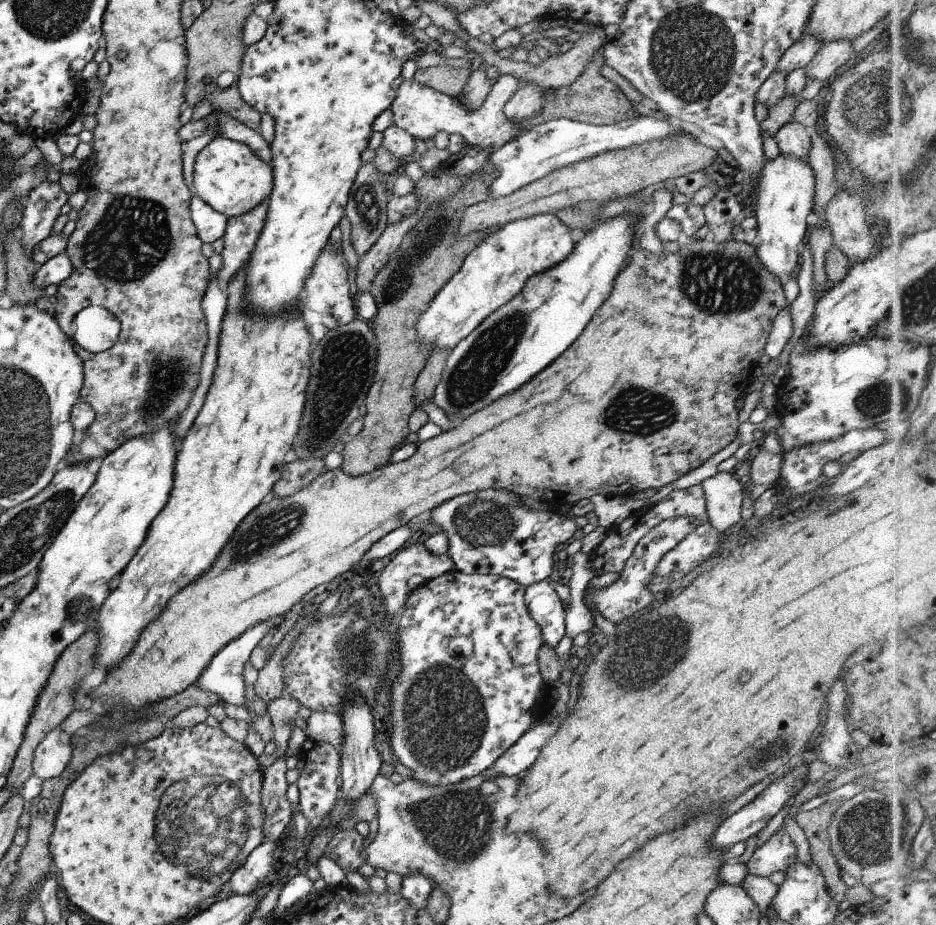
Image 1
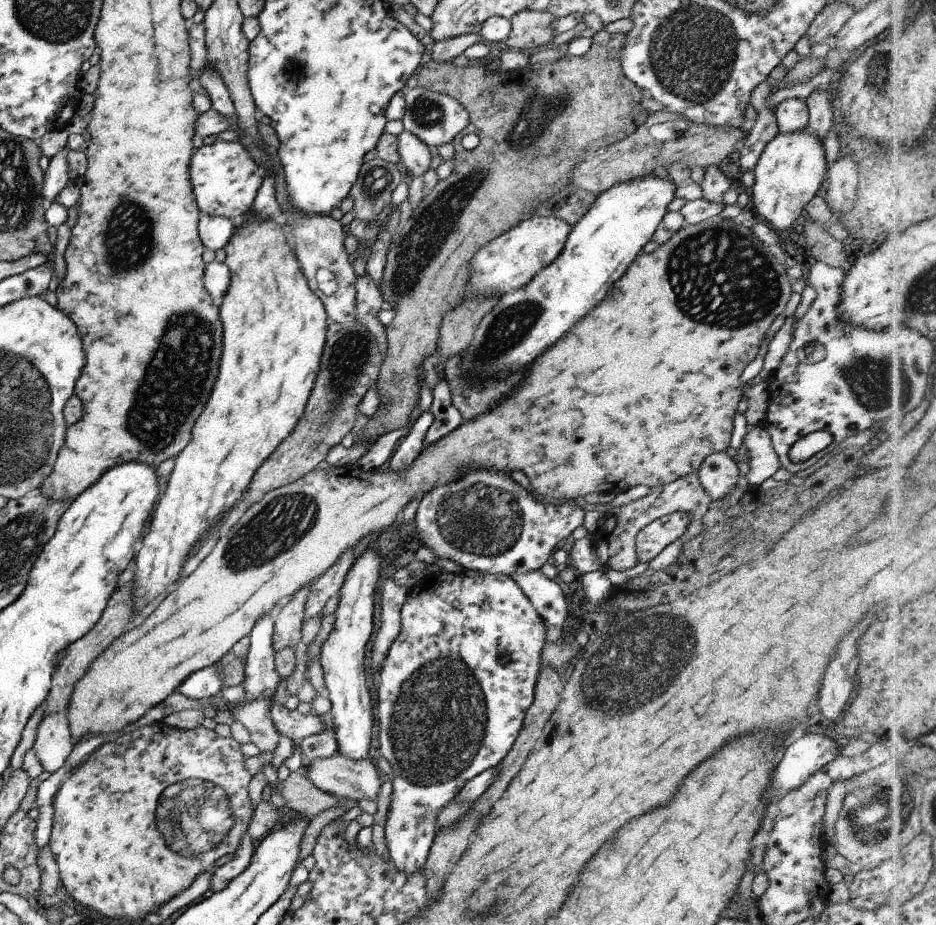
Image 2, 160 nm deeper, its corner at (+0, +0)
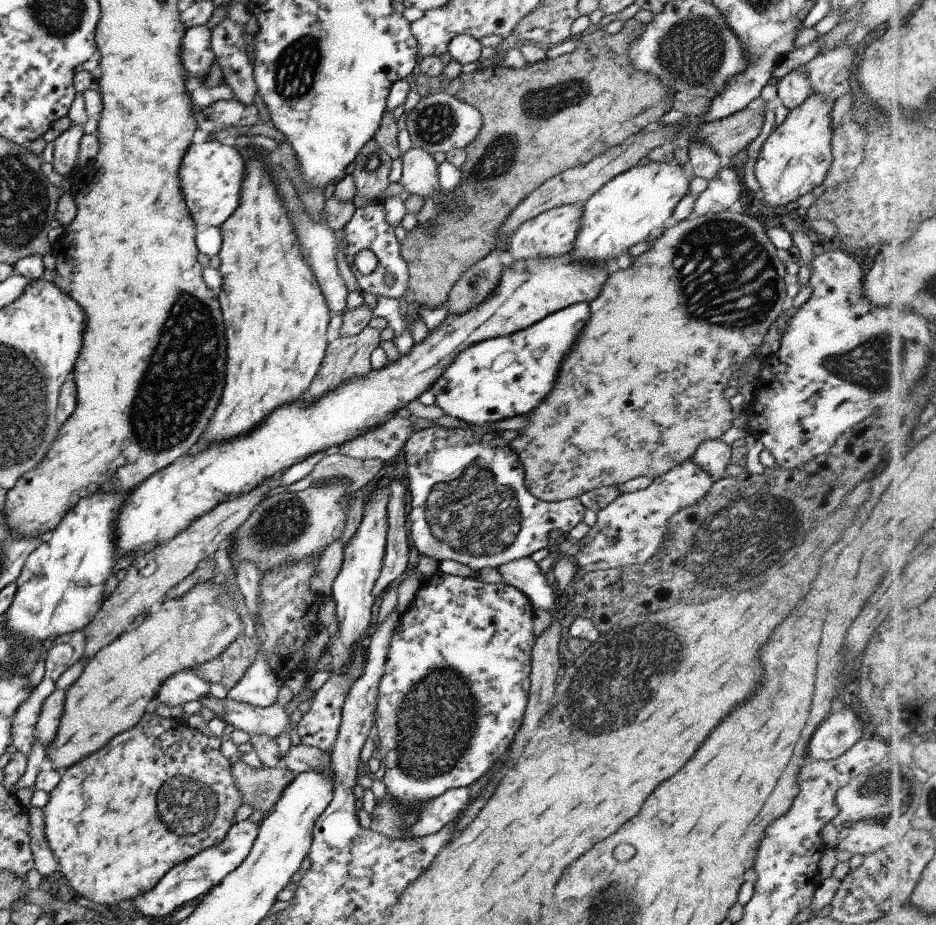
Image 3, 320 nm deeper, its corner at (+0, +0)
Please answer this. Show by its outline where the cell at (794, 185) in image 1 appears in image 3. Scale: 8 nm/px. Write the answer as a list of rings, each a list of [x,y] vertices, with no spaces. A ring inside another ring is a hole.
[[[812,92],[797,108],[789,110],[785,120],[767,136],[753,166],[763,206],[785,207],[823,183],[832,162],[829,124],[832,104],[821,94]]]

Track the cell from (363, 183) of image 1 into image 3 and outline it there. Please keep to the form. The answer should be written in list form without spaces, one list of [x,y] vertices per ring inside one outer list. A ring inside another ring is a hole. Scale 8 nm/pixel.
[[[371,138],[363,144],[353,162],[355,164],[351,177],[356,192],[361,195],[361,204],[380,202],[383,192],[389,185],[389,156]]]

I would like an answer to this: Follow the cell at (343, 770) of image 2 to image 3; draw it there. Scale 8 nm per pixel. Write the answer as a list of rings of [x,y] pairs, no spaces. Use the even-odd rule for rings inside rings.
[[[302,743],[290,746],[287,754],[282,758],[281,764],[294,776],[303,774],[307,770],[318,770],[331,780],[331,784],[335,780],[335,770],[331,768],[330,754]]]

